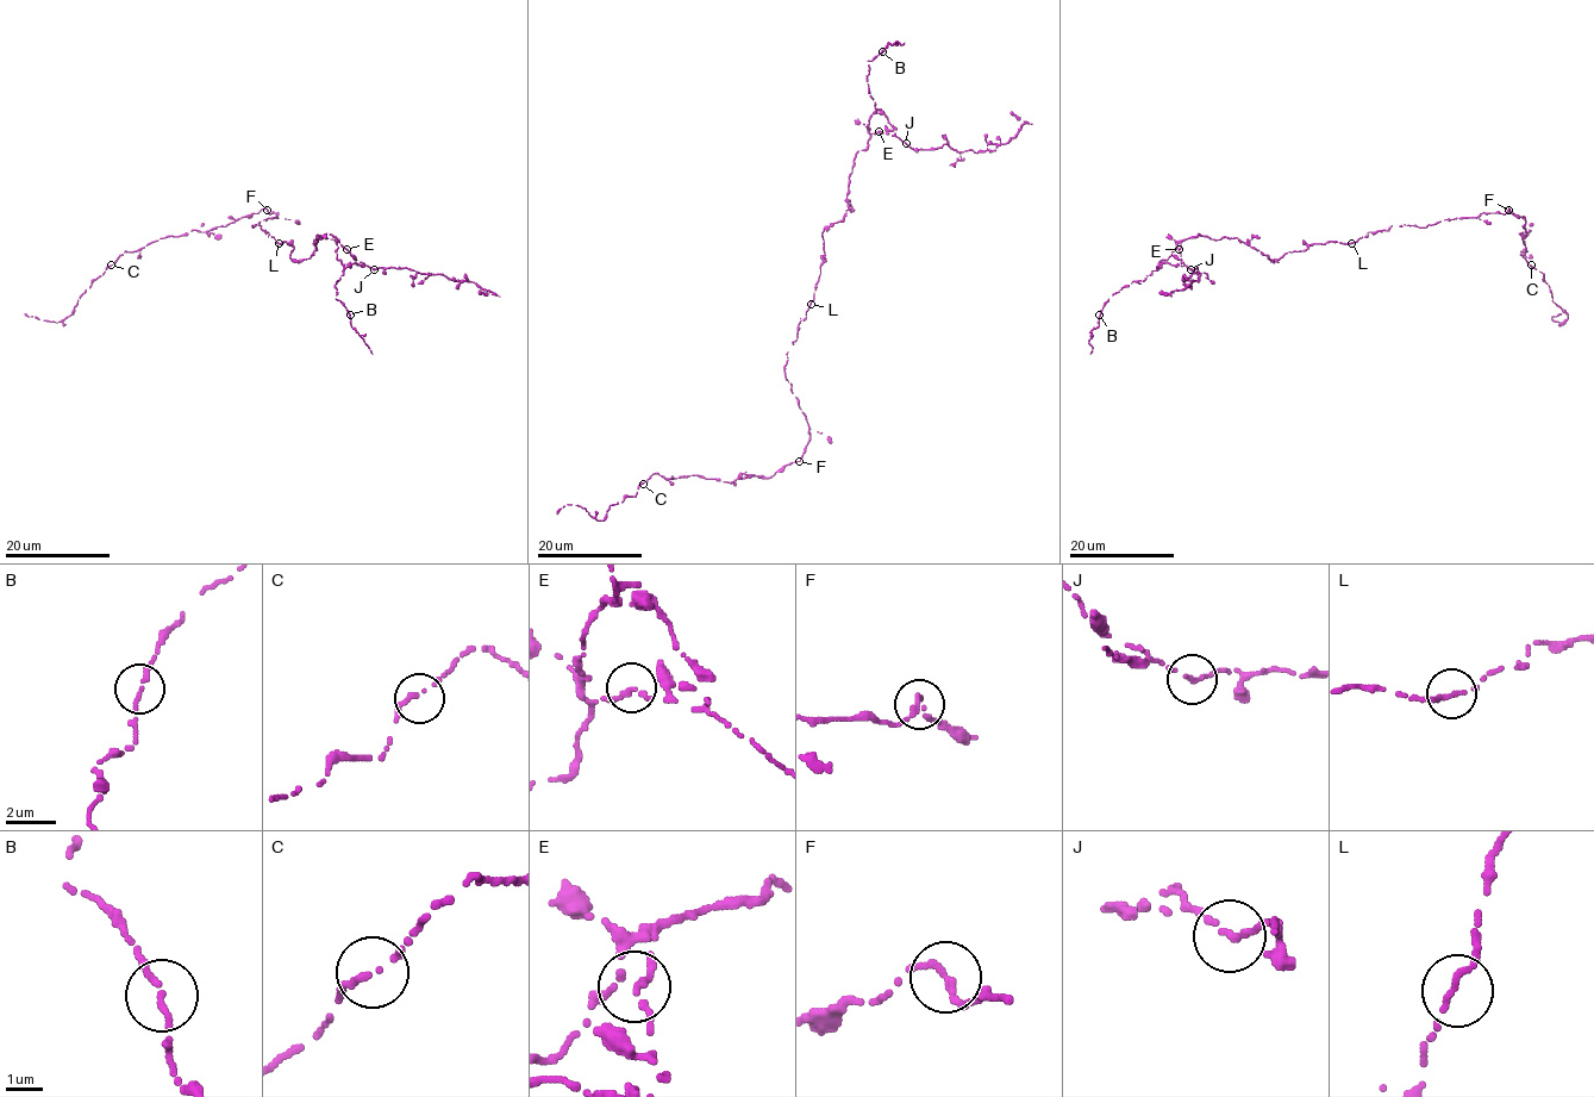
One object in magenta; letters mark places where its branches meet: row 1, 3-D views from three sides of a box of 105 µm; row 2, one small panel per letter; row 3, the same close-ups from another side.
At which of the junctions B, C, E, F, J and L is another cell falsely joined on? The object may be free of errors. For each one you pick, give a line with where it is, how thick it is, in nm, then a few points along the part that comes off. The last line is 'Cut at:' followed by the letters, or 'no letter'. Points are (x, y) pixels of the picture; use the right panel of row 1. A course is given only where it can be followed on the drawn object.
Cut at: no letter

